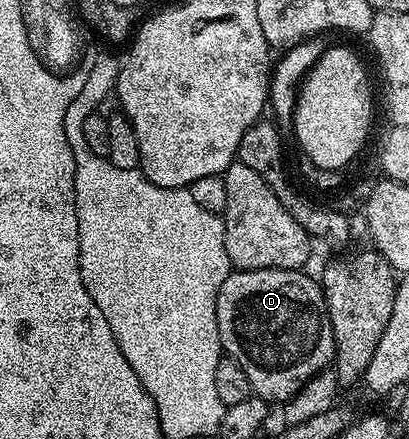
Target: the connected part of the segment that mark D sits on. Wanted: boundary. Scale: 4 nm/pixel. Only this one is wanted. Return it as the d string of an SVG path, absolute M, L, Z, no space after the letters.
M239 269L219 287L221 348L243 369L252 392L270 403L288 403L335 356L325 292L305 271Z

